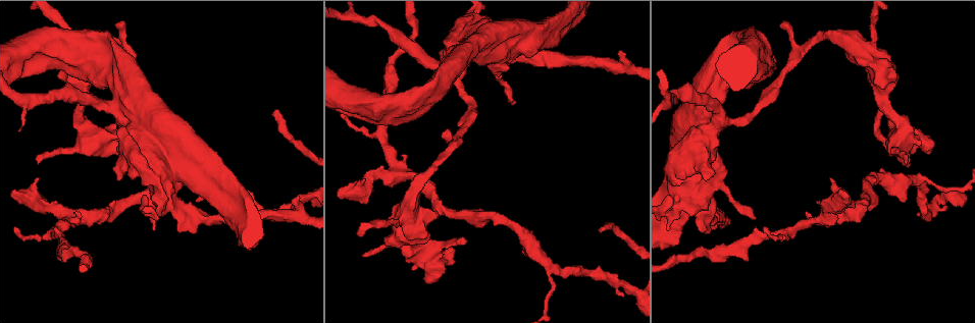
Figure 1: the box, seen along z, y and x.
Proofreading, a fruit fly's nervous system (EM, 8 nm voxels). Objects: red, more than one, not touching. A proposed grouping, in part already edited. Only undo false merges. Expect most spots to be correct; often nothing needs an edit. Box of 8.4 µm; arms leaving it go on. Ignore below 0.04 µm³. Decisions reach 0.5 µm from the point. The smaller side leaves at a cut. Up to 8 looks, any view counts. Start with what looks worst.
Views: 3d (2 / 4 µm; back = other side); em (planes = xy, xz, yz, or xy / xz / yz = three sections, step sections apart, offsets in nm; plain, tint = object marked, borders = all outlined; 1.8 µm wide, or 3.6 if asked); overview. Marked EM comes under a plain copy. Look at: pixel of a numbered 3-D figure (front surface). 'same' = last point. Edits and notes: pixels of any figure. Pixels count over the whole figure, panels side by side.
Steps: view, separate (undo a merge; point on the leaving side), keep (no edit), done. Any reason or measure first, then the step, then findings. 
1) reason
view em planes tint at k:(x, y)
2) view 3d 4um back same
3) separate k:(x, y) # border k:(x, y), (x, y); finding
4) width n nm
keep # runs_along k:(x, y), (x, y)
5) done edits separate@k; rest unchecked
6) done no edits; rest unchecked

small branch off a trunk
view 3d 4um at 1:(919, 183)

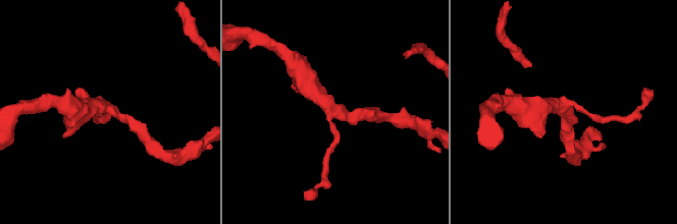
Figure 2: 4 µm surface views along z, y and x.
arms 3; shape alone is not enough
view em planes tint at 2:(335, 111)

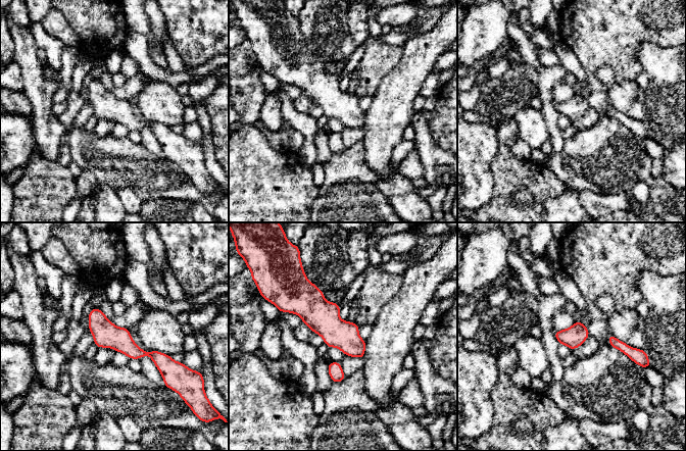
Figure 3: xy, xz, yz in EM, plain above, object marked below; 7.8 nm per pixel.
width 170 nm
keep # one cell here

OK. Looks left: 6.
calibre changes
view em planes borders at 1:(173, 174)

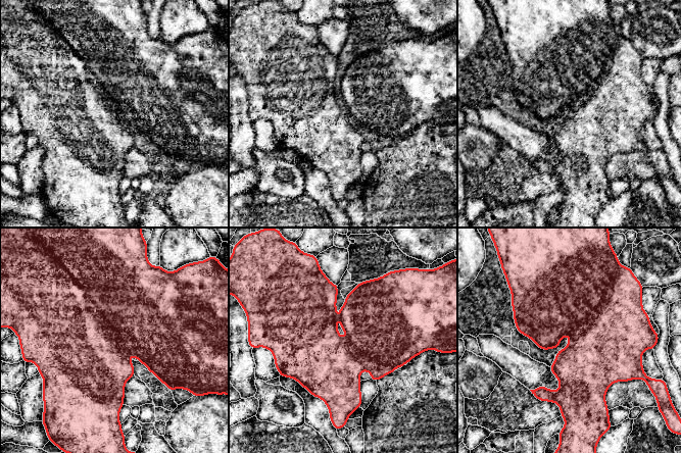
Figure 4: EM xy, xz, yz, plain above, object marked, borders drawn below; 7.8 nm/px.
separate 4:(78, 338) # border 4:(77, 282), (87, 304), (130, 354); two cells meet here

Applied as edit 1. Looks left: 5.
a fork
view 3d 4um at 1:(134, 97)

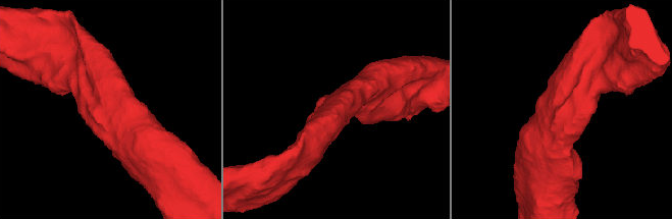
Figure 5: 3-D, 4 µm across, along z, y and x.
now the EM
view em 3.6um planes tint at 5:(105, 110)

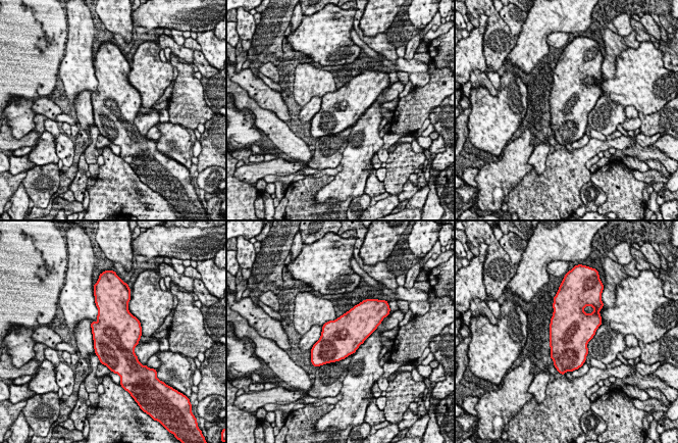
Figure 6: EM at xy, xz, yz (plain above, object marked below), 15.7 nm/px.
keep # all the same cell

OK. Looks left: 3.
done edits separate@4; rest unchecked

